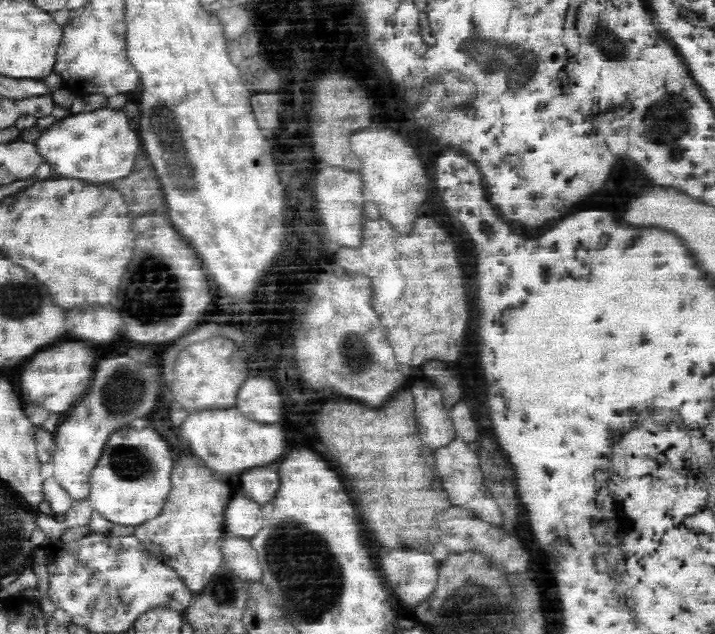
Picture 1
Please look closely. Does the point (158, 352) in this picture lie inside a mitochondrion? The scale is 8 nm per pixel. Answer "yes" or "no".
no

